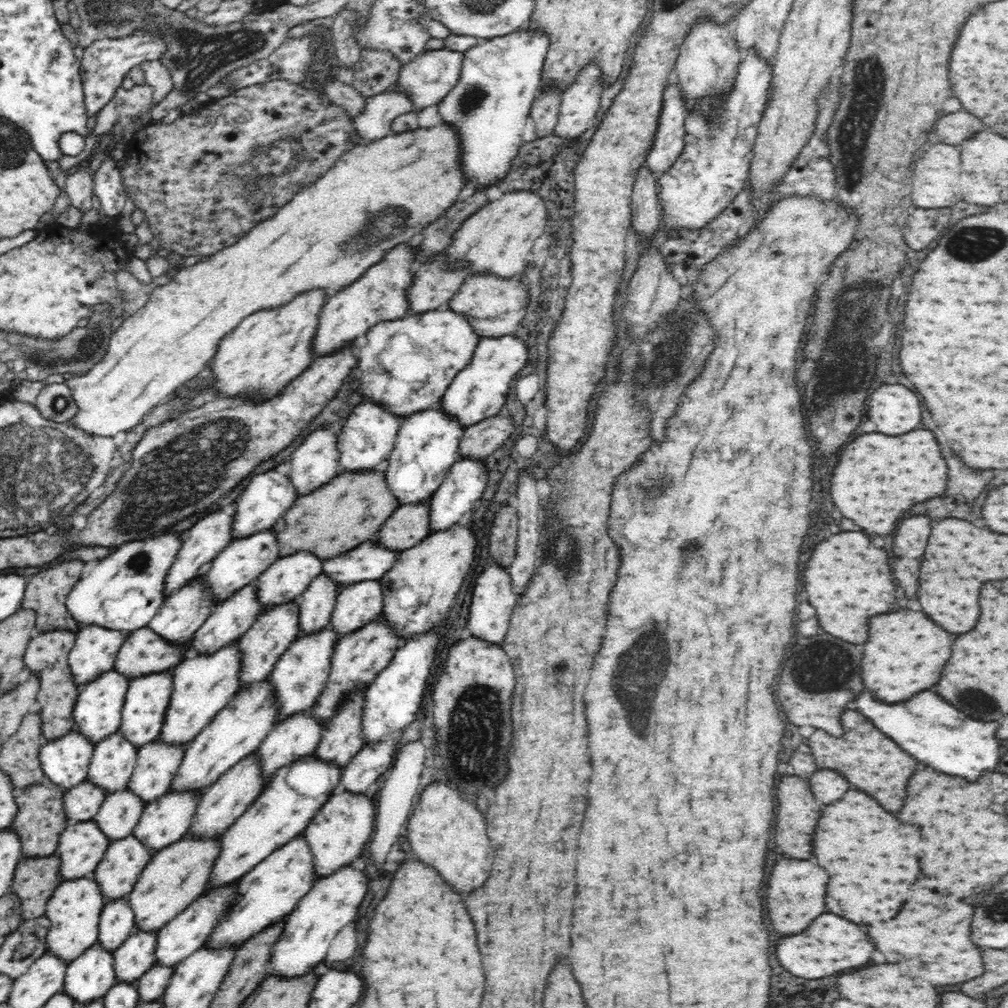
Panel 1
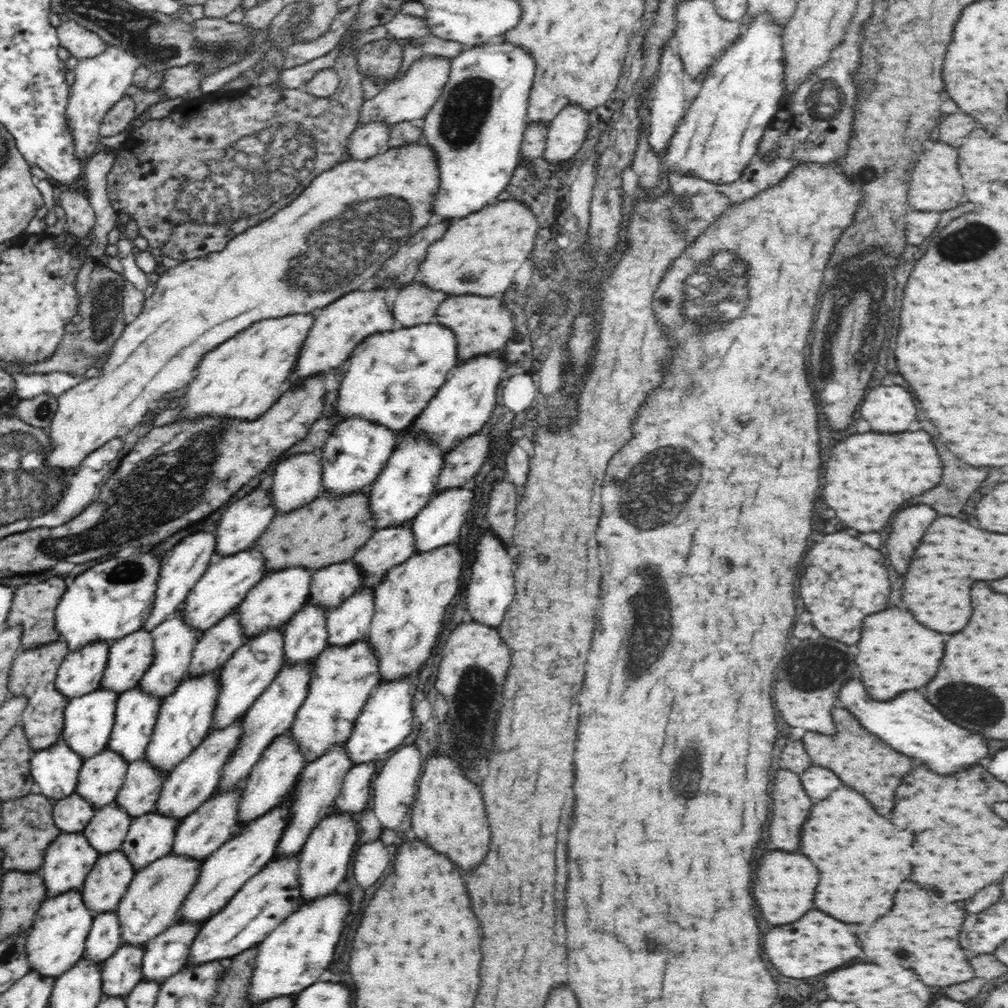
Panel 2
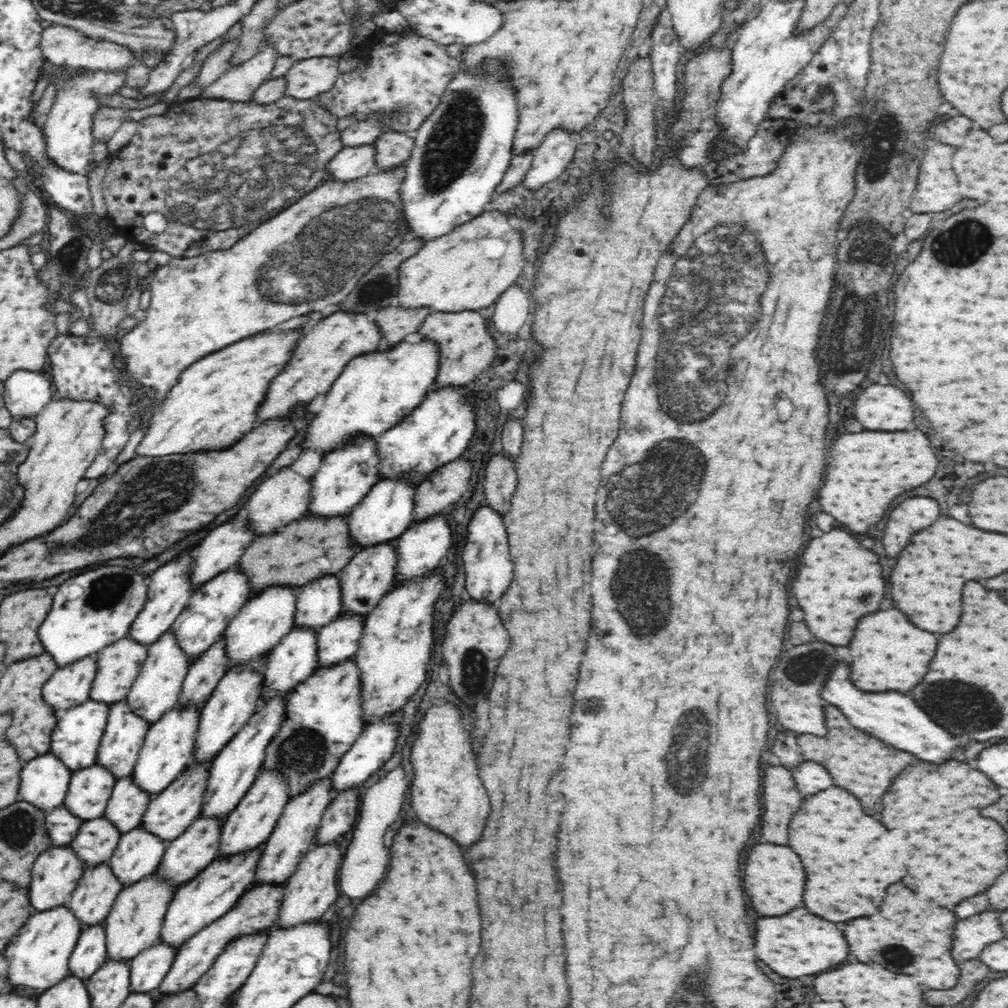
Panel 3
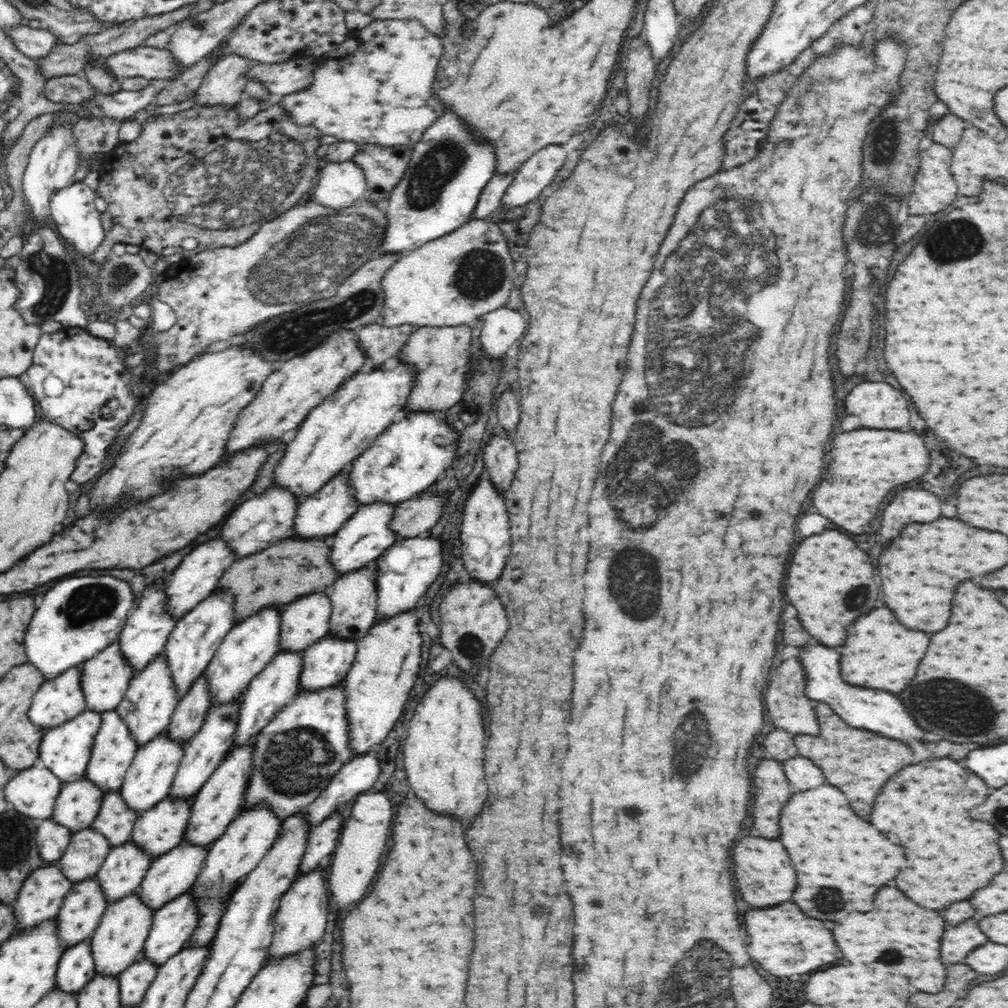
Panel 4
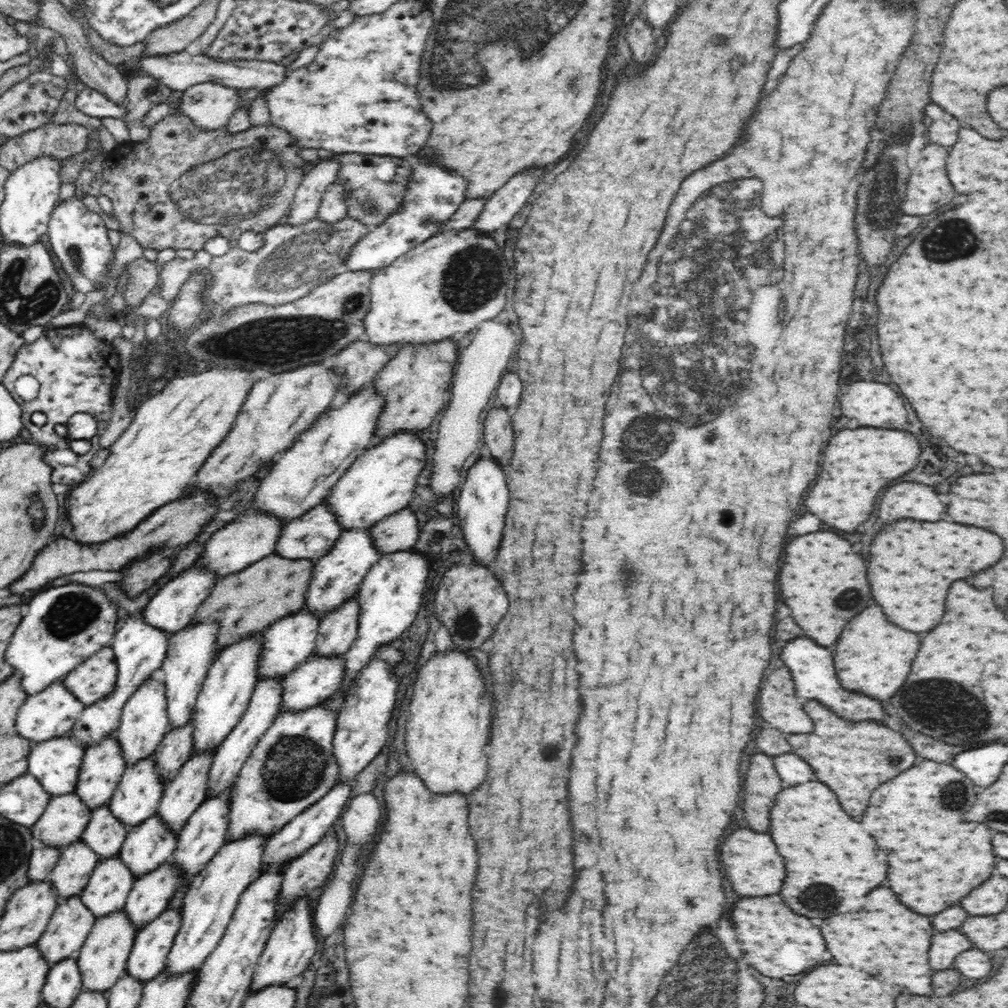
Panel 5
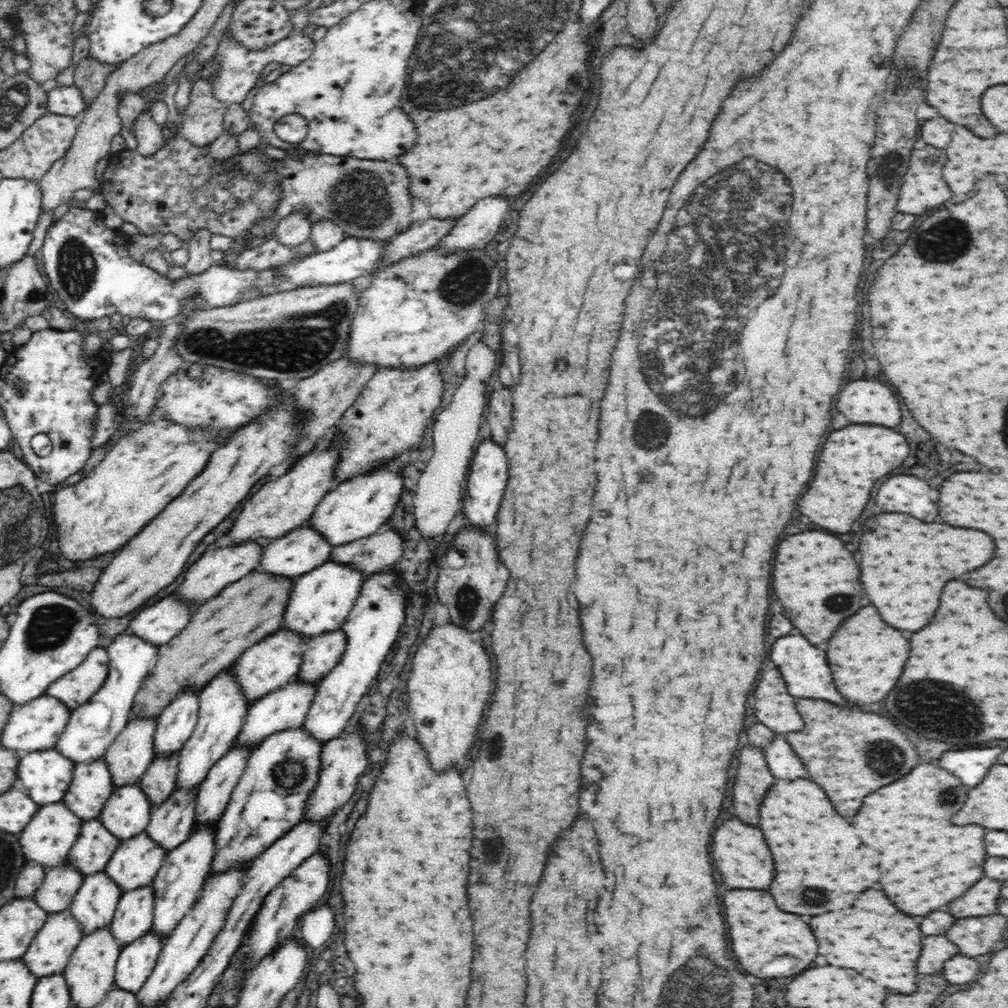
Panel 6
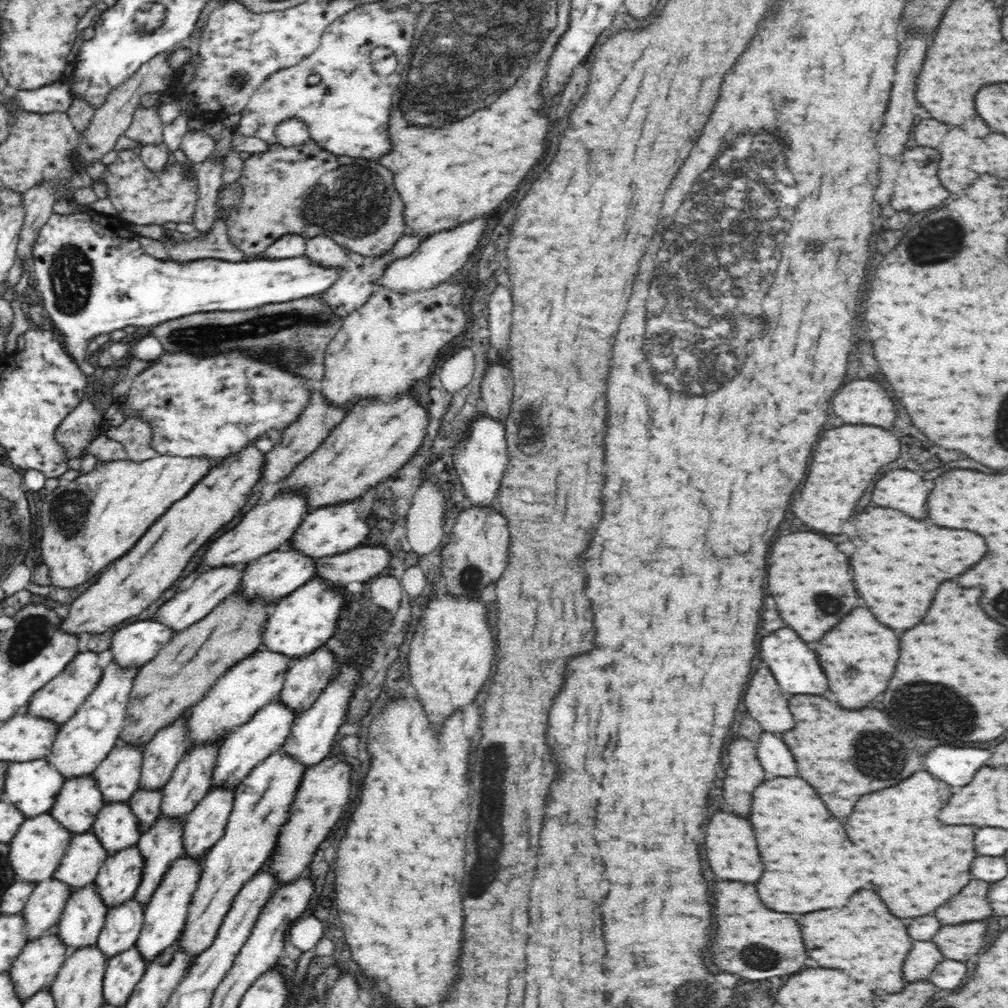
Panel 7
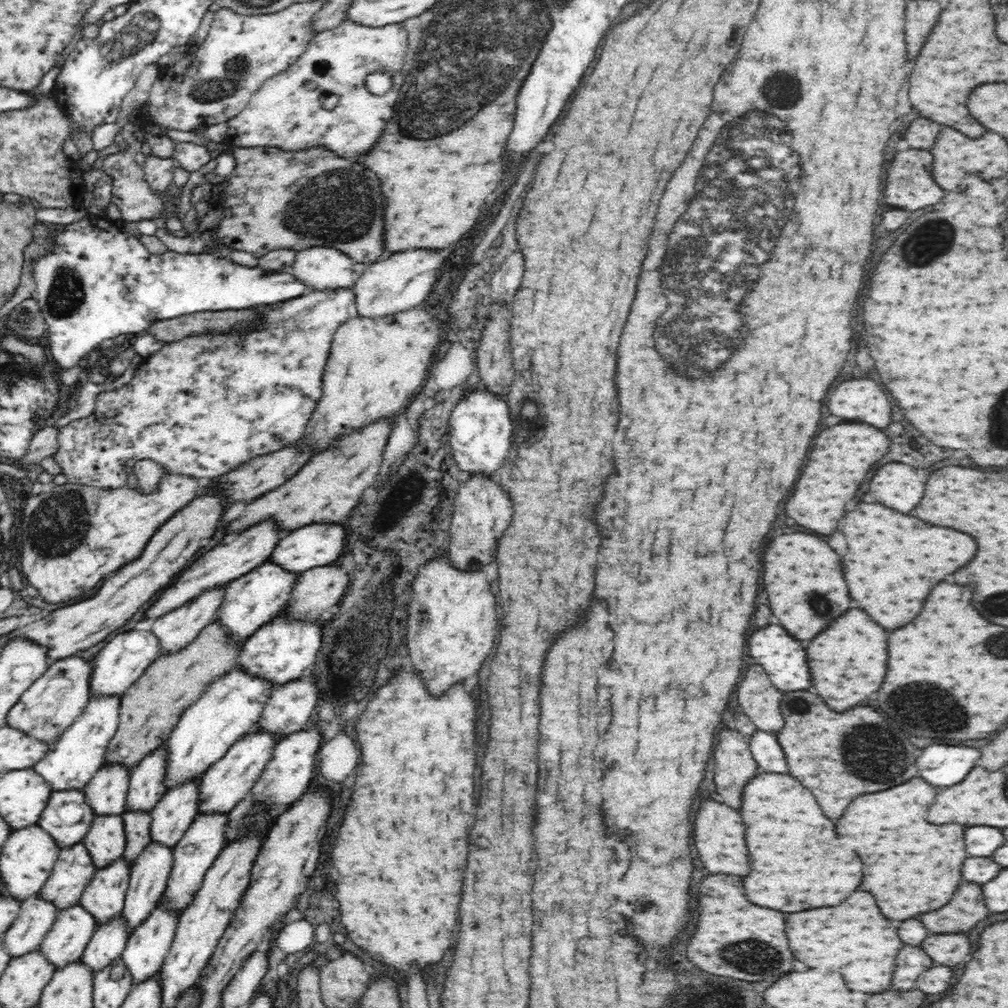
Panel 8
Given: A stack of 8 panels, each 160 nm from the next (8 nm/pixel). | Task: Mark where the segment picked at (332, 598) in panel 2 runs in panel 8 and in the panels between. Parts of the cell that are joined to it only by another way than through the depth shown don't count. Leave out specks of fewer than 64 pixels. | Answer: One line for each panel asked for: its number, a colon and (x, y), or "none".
3: (318, 603)
4: (303, 622)
5: (290, 641)
6: (274, 662)
7: (256, 681)
8: (229, 709)

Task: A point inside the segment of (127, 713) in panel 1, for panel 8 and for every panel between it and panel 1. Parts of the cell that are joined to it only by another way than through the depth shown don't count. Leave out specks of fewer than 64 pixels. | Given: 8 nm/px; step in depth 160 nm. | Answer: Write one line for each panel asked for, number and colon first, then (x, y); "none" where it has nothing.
2: (136, 714)
3: (125, 733)
4: (114, 749)
5: (102, 767)
6: (91, 787)
7: (79, 801)
8: (67, 817)

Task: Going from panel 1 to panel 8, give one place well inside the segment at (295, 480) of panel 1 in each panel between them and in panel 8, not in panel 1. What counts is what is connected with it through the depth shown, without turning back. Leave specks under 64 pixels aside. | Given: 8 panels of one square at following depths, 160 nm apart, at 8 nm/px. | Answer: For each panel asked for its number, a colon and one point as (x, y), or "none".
2: (296, 481)
3: (284, 497)
4: (261, 521)
5: (252, 535)
6: (225, 564)
7: (213, 585)
8: (175, 629)

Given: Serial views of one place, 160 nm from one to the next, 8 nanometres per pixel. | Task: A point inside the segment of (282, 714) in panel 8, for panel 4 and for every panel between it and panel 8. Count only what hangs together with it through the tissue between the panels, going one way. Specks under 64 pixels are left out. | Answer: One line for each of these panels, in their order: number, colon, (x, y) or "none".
4: (353, 596)
5: (338, 629)
6: (322, 653)
7: (306, 678)

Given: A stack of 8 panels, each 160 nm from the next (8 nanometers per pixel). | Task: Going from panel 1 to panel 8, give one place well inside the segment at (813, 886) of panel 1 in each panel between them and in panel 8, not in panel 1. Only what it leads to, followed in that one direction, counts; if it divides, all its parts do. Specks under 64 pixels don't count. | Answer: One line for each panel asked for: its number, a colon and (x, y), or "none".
2: (784, 885)
3: (774, 879)
4: (765, 876)
5: (752, 863)
6: (740, 853)
7: (730, 847)
8: (718, 830)

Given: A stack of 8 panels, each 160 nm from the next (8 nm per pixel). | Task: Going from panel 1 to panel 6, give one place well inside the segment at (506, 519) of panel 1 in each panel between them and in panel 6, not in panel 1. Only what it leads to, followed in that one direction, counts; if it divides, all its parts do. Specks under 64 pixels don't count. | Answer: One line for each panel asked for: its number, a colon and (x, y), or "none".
2: (501, 514)
3: (500, 475)
4: (500, 461)
5: (497, 431)
6: (499, 418)

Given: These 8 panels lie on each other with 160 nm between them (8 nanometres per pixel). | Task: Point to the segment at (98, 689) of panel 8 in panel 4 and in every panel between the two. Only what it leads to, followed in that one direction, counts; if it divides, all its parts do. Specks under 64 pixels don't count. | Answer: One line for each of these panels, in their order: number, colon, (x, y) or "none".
4: (197, 576)
5: (172, 608)
6: (158, 624)
7: (136, 644)

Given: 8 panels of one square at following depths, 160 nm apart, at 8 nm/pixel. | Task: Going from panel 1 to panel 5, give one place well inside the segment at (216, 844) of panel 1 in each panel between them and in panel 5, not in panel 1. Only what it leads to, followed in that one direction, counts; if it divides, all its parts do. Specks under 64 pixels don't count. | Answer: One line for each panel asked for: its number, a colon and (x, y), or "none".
2: (152, 903)
3: (134, 923)
4: (118, 941)
5: (102, 960)

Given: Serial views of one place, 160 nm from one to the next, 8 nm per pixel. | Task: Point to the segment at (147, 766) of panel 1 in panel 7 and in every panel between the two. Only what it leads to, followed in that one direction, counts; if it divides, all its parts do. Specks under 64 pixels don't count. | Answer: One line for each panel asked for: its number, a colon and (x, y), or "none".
2: (140, 791)
3: (128, 804)
4: (115, 821)
5: (104, 834)
6: (94, 846)
7: (85, 855)

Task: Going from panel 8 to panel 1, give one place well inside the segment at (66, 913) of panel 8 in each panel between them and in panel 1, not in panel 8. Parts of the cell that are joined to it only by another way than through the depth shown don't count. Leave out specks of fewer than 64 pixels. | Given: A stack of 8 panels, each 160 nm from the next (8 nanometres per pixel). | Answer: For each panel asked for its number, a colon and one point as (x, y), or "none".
1: (164, 821)
2: (151, 836)
3: (139, 852)
4: (124, 867)
5: (110, 883)
6: (93, 906)
7: (83, 917)

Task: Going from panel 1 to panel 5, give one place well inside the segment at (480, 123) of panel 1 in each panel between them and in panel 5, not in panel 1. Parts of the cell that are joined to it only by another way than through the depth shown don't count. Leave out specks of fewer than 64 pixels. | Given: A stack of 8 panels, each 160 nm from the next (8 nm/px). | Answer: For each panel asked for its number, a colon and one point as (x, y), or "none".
2: (476, 127)
3: (461, 151)
4: (447, 171)
5: (433, 194)

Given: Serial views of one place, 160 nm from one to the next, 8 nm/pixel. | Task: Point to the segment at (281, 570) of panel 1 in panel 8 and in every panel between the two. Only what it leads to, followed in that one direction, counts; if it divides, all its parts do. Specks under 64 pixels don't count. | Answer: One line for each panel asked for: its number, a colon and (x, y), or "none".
2: (273, 601)
3: (267, 617)
4: (248, 648)
5: (225, 696)
6: (222, 708)
7: (191, 779)
8: (174, 813)

